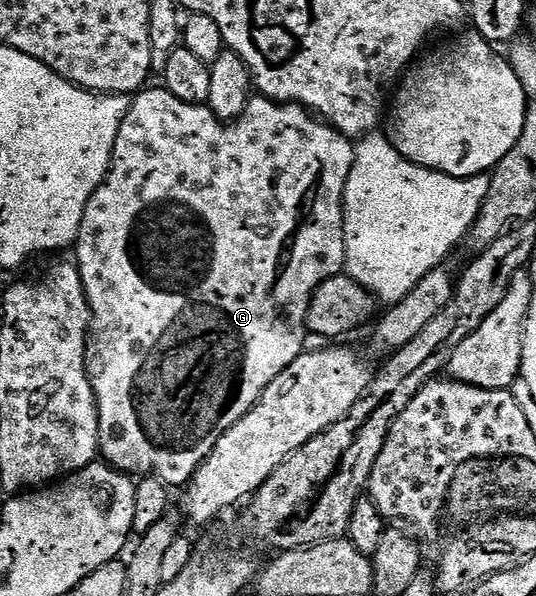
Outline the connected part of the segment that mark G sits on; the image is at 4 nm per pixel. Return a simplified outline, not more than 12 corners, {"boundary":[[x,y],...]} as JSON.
{"boundary":[[165,87],[76,264],[101,460],[182,487],[304,352],[356,145]]}

